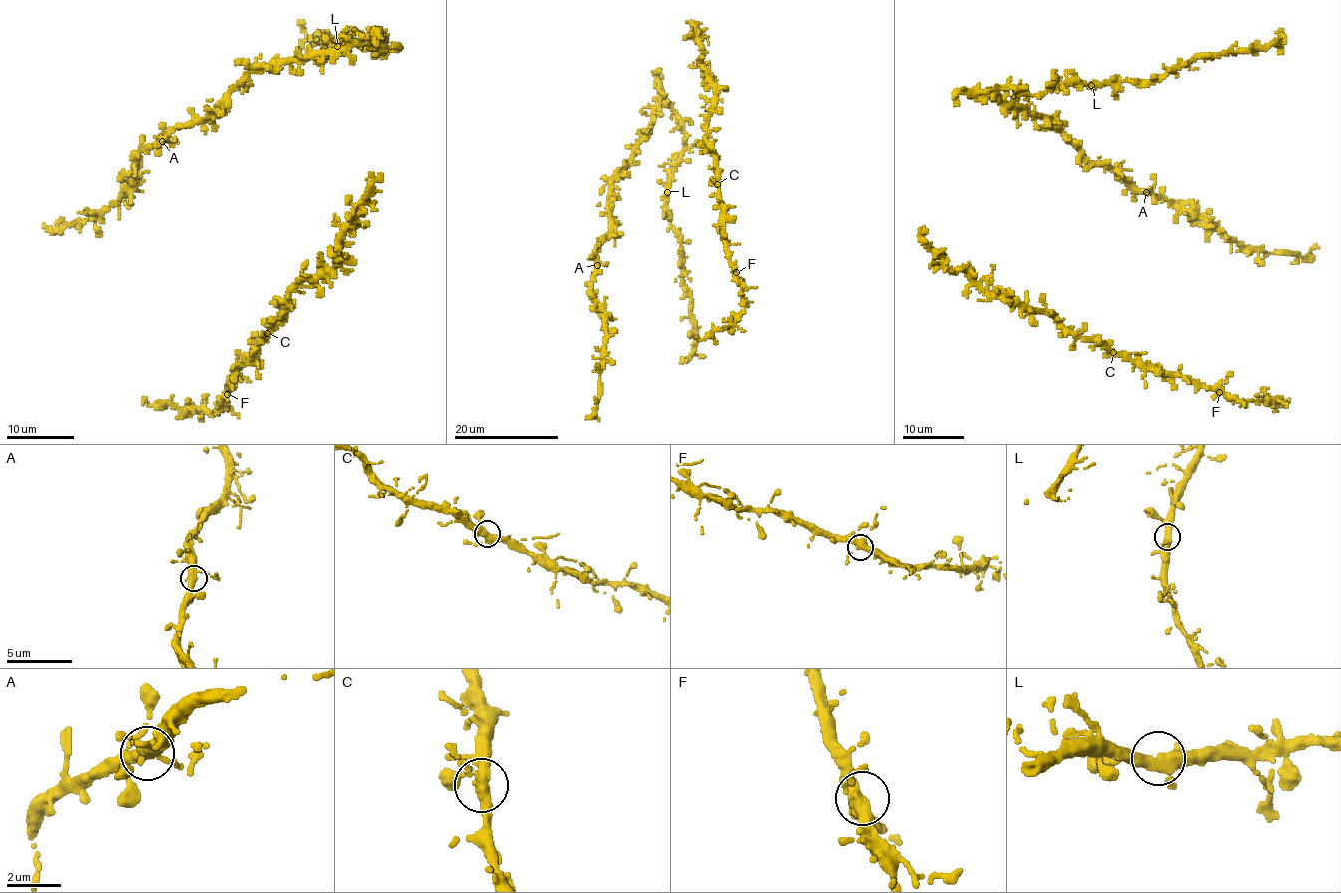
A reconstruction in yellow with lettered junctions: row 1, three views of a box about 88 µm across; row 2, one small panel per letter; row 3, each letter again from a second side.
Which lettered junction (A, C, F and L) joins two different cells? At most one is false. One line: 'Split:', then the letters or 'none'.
Split: none

